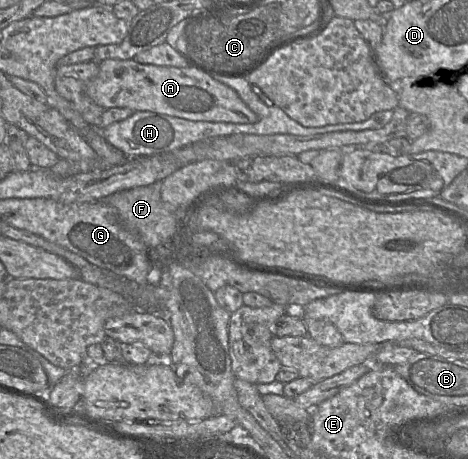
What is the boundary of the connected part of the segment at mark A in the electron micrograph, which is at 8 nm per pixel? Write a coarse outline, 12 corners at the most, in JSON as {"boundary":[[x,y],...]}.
{"boundary":[[106,59],[104,109],[253,124],[236,91],[191,67]]}

